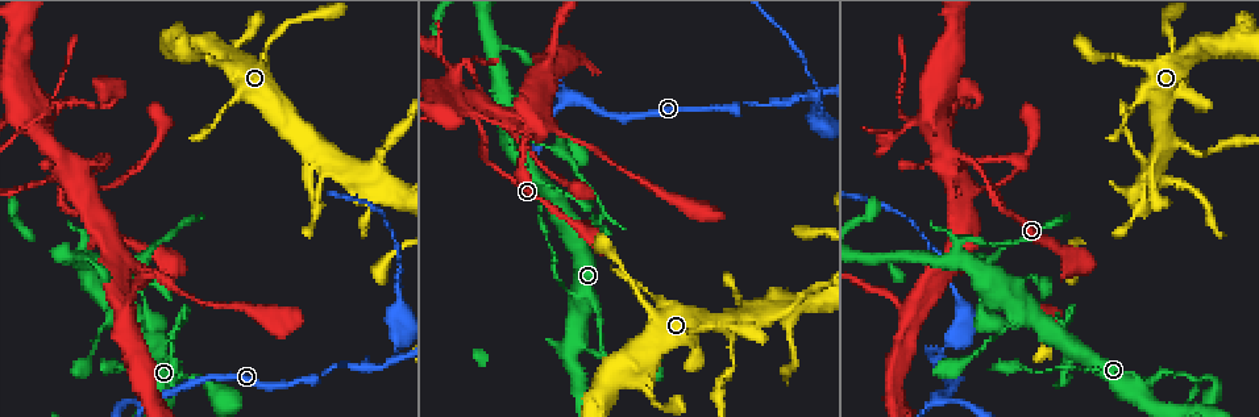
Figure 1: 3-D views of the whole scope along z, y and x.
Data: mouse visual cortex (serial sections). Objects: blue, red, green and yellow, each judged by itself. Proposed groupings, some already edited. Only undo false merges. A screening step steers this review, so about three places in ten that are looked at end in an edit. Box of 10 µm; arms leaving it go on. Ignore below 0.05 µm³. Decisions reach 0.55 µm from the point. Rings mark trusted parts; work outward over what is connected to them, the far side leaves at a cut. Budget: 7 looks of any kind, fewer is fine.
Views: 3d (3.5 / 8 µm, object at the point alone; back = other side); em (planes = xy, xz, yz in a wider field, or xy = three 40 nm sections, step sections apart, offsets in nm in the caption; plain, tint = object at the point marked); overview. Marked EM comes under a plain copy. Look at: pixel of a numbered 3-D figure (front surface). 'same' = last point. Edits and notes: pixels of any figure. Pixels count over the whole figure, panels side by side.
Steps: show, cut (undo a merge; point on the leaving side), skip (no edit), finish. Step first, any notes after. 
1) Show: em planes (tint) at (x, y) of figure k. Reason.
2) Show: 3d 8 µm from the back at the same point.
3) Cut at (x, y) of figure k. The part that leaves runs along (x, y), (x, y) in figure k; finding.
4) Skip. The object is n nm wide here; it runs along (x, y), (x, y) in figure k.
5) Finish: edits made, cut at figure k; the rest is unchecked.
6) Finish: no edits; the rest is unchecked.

Show: 3d 8 µm at (510, 122) of figure 1. Narrows sharply.

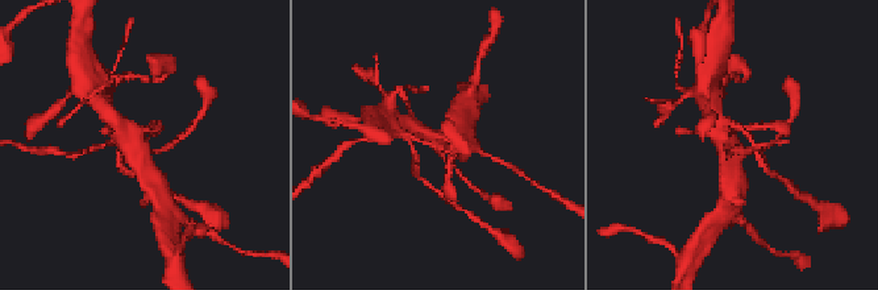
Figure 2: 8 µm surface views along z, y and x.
Show: em xy step 3 (tint) at the same point. 3 arms meet here; the arms are 100, 400, 400 nm wide.

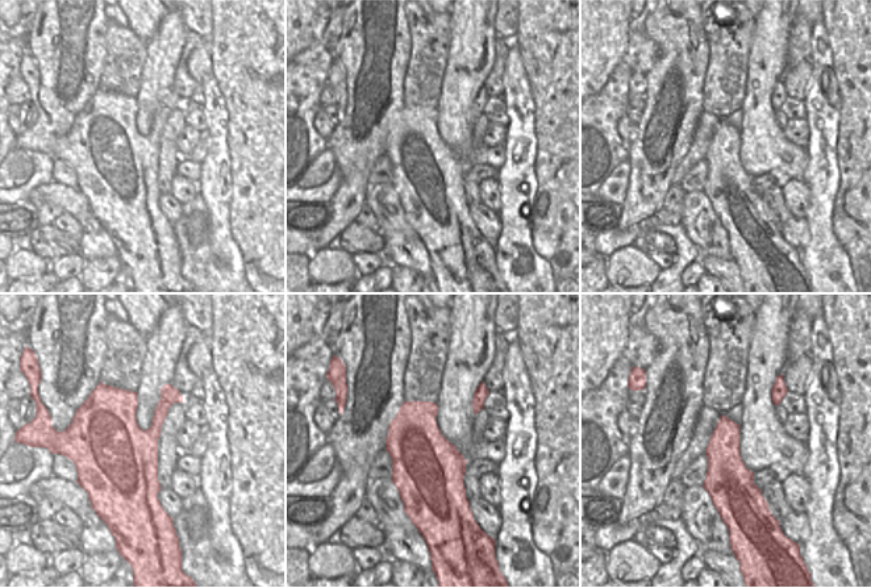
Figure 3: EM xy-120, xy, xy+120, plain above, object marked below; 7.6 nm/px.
Skip. It runs along (115, 127), (158, 186) in figure 2; all the same cell.

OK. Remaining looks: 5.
Show: 3d 8 µm from the back at (136, 256) of figure 1. Narrows sharply.

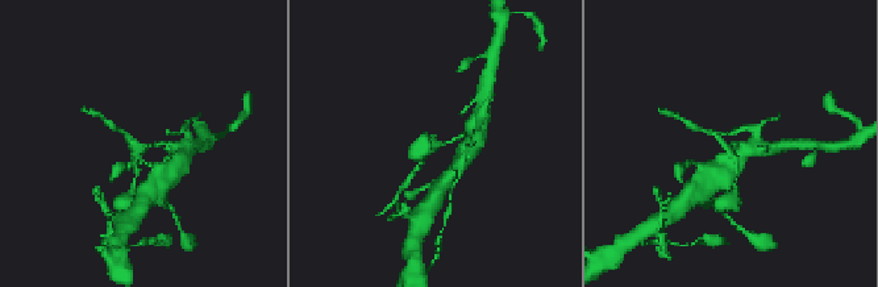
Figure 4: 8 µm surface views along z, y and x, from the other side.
Show: 3d 3.5 µm from the back at the same point. Closer look.

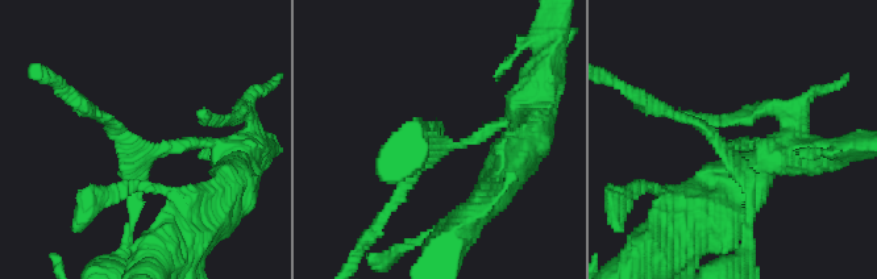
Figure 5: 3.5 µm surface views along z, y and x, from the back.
Show: em xy step 3 (tint) at (727, 149) of figure 5.

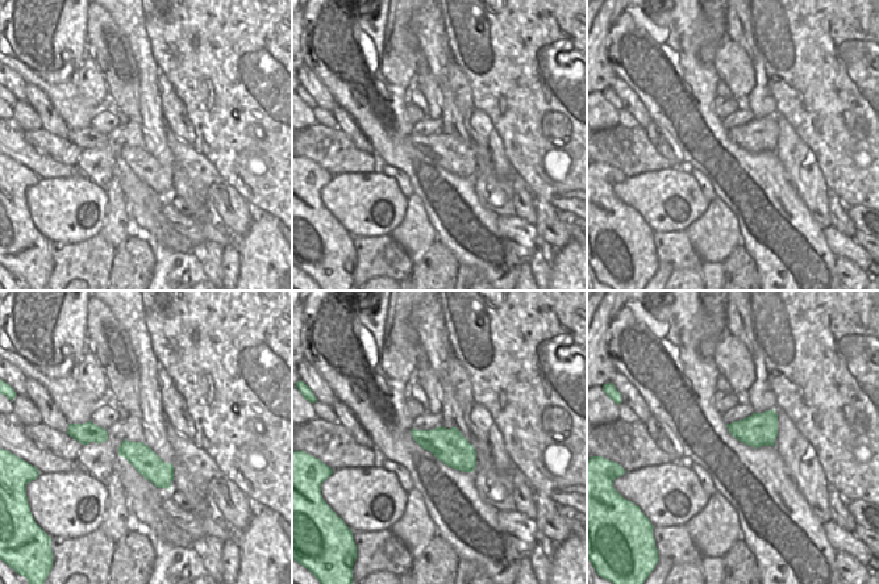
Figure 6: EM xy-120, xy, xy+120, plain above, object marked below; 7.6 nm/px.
Cut at (720, 149) of figure 5. The part that leaves runs along (452, 146), (432, 126), (416, 136) in figure 5; a second cell is stuck on.

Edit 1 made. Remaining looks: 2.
Finish: edits made, cut at figure 5; the rest is unchecked.

